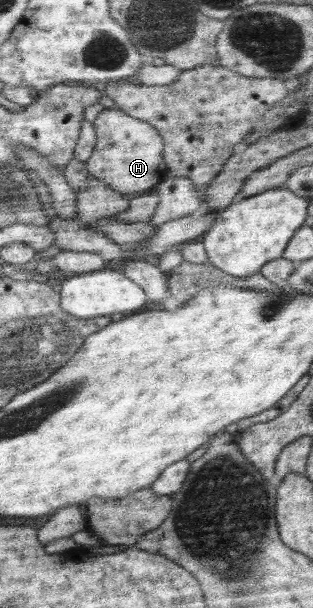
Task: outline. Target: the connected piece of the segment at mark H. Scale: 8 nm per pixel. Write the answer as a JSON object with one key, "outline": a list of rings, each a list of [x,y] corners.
{"outline":[[[115,107],[104,108],[92,124],[97,132],[97,143],[93,155],[85,161],[89,175],[108,183],[110,187],[116,188],[125,196],[148,193],[165,181],[170,169],[163,158],[163,137],[150,123],[136,119],[134,116],[126,115],[126,112]]]}

